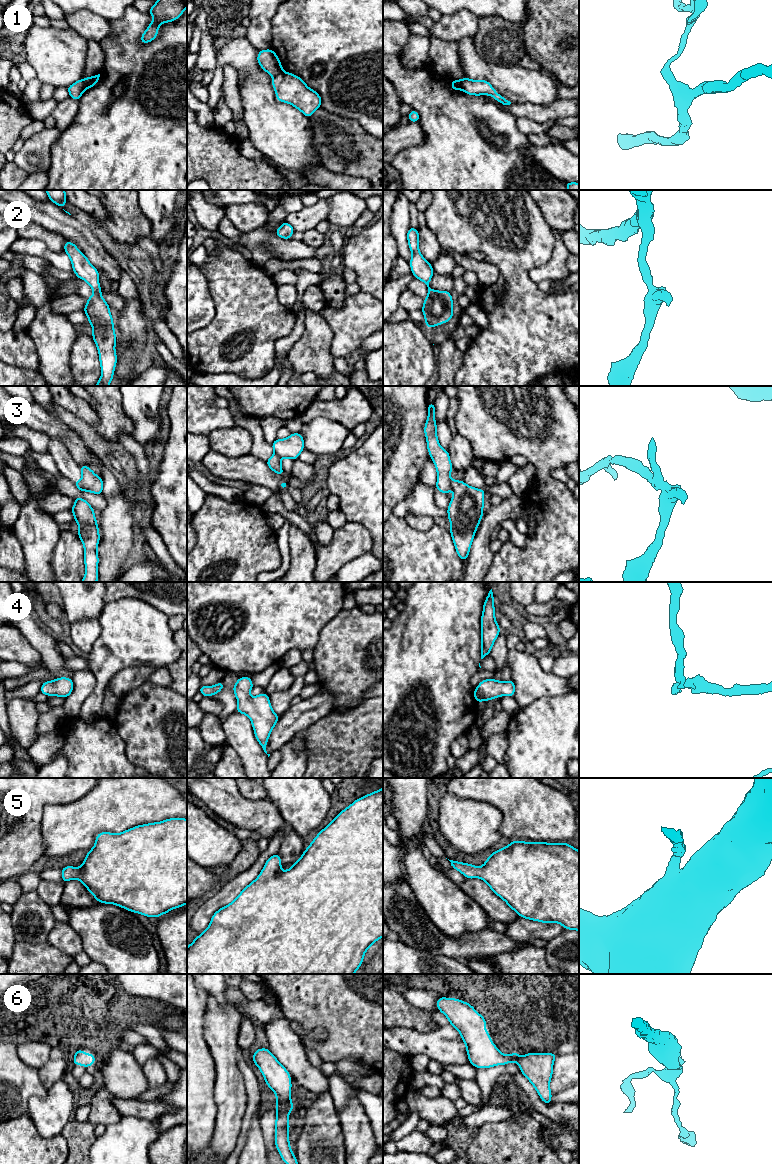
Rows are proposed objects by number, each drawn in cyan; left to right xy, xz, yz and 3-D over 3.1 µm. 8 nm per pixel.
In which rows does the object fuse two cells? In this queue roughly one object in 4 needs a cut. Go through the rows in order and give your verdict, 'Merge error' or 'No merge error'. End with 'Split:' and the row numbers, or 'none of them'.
1: Merge error
2: No merge error
3: Merge error
4: No merge error
5: No merge error
6: No merge error
Split: 1, 3

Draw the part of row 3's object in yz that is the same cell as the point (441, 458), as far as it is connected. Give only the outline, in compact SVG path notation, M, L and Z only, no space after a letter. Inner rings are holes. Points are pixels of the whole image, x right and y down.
M427 403L427 405L428 417L425 423L424 433L426 436L429 455L437 470L436 490L448 494L449 490L452 488L450 472L453 470L453 466L448 451L443 449L438 441L436 433L437 424L434 417L435 404Z

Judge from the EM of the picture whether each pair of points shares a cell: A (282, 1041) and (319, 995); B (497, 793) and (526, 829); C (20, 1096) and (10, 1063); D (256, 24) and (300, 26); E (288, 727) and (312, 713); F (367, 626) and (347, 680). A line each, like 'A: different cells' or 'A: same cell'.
A: different cells
B: same cell
C: same cell
D: different cells
E: same cell
F: same cell

